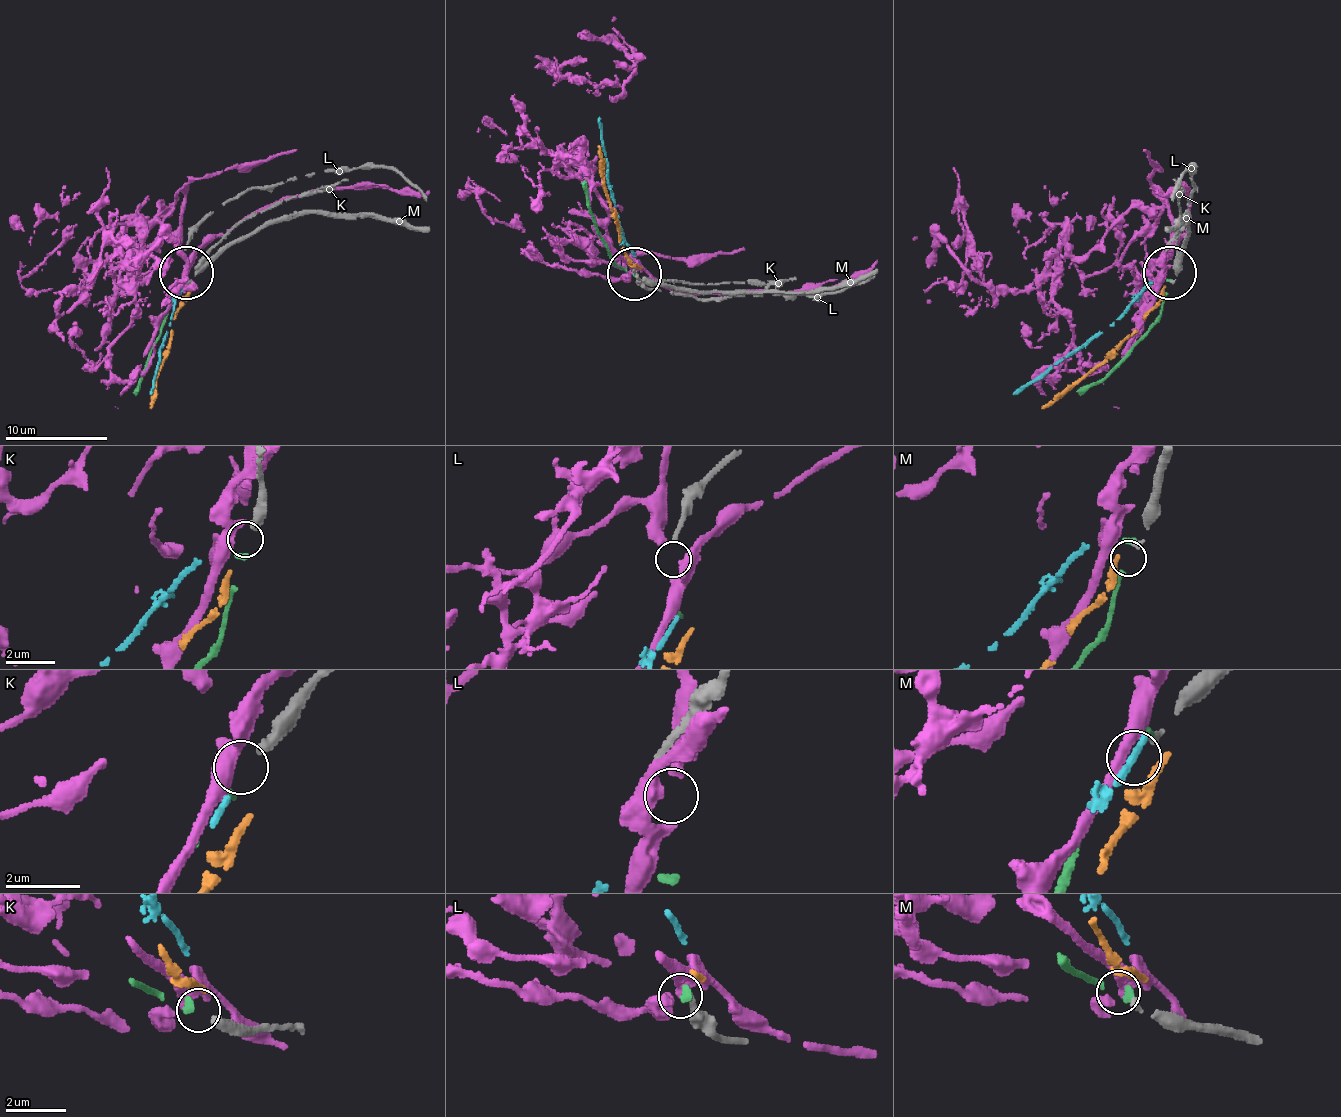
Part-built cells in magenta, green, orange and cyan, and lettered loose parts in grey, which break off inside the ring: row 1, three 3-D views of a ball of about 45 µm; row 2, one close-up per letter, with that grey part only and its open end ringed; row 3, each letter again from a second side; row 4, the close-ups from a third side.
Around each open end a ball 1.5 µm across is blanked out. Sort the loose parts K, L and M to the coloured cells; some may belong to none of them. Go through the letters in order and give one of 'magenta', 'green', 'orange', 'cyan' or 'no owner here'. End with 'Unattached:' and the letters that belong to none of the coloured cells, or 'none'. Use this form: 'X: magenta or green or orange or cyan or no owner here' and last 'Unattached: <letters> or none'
K: no owner here
L: no owner here
M: no owner here
Unattached: K, L, M

